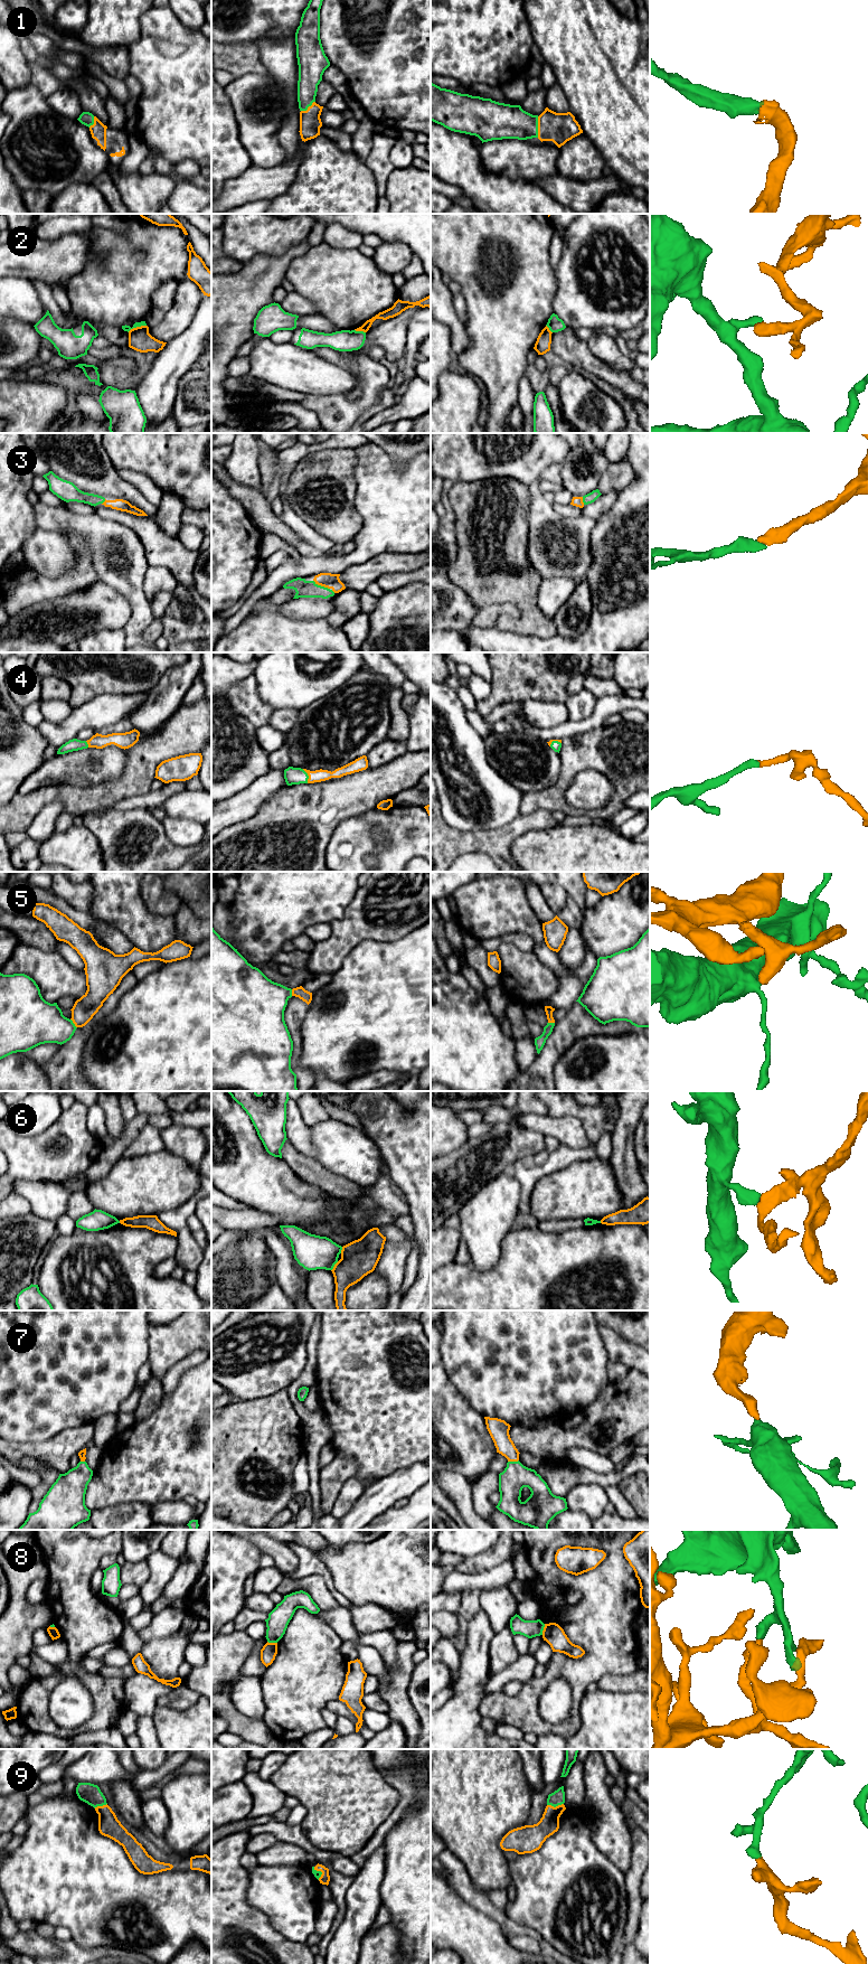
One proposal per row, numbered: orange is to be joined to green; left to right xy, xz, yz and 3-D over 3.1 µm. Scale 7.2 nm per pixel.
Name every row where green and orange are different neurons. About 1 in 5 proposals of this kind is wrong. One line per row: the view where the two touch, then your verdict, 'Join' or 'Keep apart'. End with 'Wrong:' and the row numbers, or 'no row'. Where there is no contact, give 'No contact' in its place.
1: Touches green in yz. Join
2: Touches green in xy. Keep apart
3: Touches green in xz. Join
4: Touches green in xz. Join
5: Touches green in xy. Join
6: Touches green in xz. Keep apart
7: Touches green in yz. Join
8: Touches green in yz. Keep apart
9: Touches green in yz. Join
Wrong: 2, 6, 8

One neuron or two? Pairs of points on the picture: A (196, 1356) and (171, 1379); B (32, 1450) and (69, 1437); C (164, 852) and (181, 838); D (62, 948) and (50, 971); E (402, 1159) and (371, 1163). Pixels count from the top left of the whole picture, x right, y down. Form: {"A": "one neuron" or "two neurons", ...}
{"A": "one neuron", "B": "one neuron", "C": "two neurons", "D": "two neurons", "E": "two neurons"}

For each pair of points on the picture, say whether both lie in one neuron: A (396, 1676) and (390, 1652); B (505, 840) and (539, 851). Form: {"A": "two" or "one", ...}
{"A": "two", "B": "two"}

